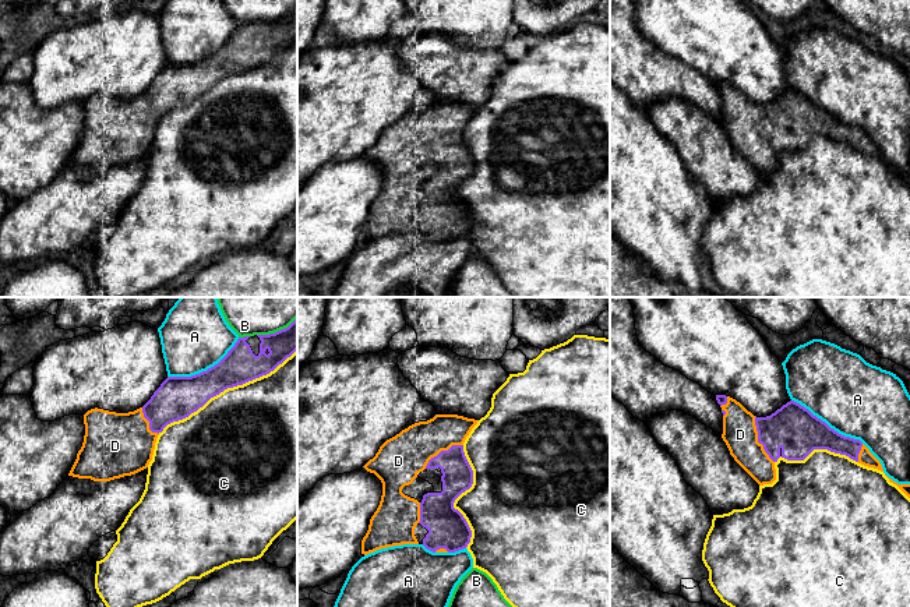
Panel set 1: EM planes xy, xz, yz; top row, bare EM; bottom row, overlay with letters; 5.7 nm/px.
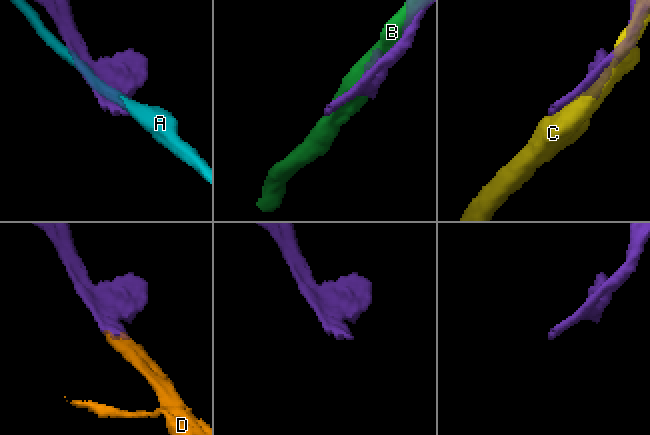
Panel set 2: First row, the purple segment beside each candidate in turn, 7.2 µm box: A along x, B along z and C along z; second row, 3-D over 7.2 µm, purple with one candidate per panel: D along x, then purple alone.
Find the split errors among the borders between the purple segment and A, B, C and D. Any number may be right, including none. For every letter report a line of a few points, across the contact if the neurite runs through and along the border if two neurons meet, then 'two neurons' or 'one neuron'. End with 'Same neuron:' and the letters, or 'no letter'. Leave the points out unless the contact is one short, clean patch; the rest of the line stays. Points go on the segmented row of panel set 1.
A: two neurons
B: two neurons
C: two neurons
D: one neuron
Same neuron: D

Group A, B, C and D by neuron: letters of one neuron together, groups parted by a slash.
A / B / C / D

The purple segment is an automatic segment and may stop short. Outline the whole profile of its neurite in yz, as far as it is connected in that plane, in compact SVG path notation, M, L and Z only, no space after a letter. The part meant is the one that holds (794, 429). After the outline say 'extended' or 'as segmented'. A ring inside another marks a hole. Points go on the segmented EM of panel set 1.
M716 395L723 413L723 434L730 455L759 484L776 480L775 463L782 456L787 460L804 460L814 449L828 449L883 472L881 462L860 441L844 437L814 416L800 403L790 400L766 417L756 417L740 402L726 395Z | extended

